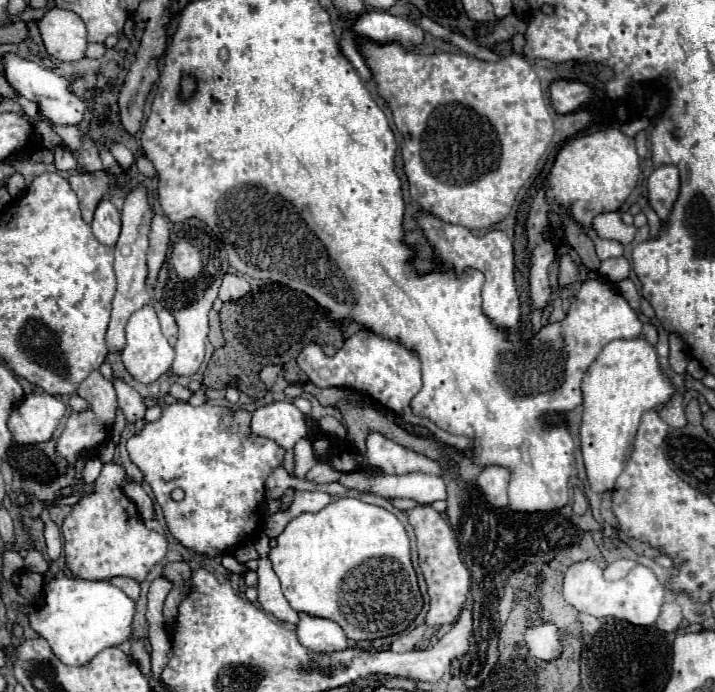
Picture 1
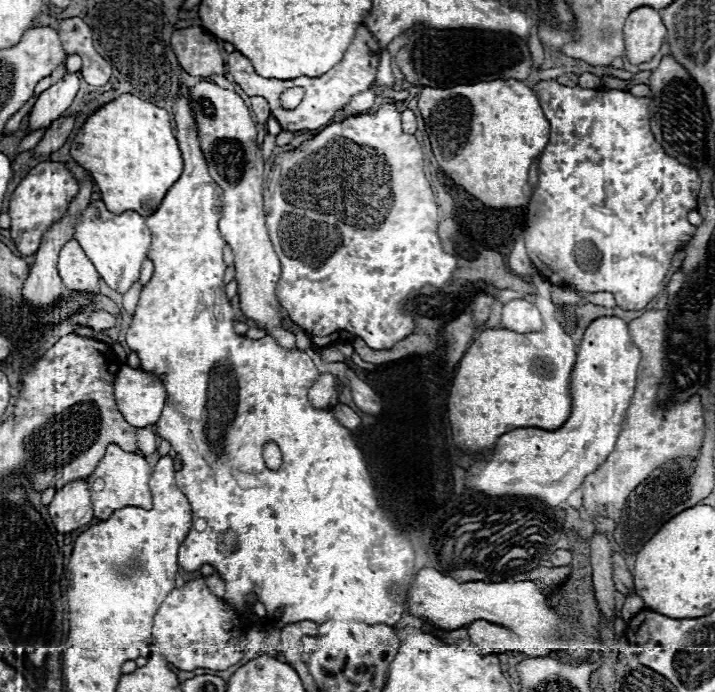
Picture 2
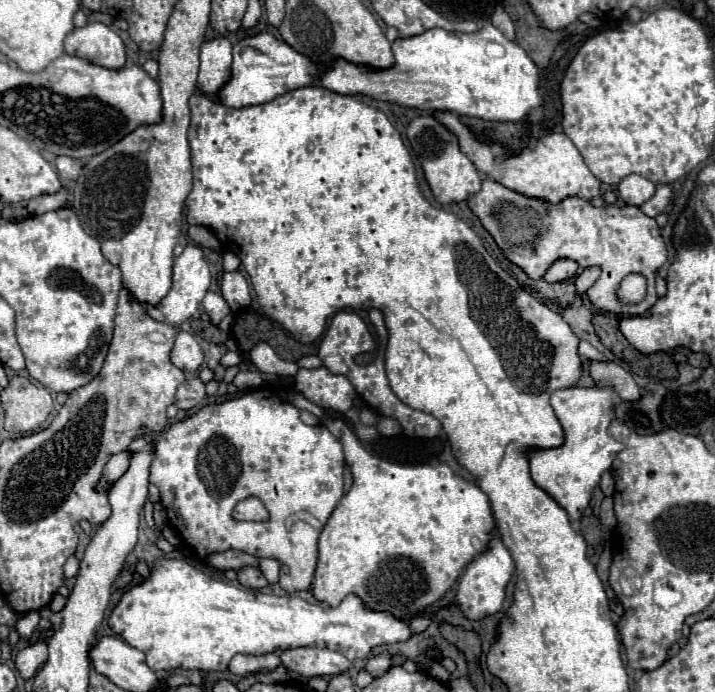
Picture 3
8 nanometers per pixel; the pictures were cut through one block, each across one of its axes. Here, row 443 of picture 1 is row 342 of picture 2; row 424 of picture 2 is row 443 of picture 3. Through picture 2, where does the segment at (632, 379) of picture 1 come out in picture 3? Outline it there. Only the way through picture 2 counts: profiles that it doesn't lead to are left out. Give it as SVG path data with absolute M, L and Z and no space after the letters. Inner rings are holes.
M564 388L552 396L552 408L564 428L564 444L552 450L528 450L530 476L538 488L550 494L574 522L590 504L592 490L600 484L600 476L612 466L616 454L624 448L608 434L608 424L614 420L610 388Z

